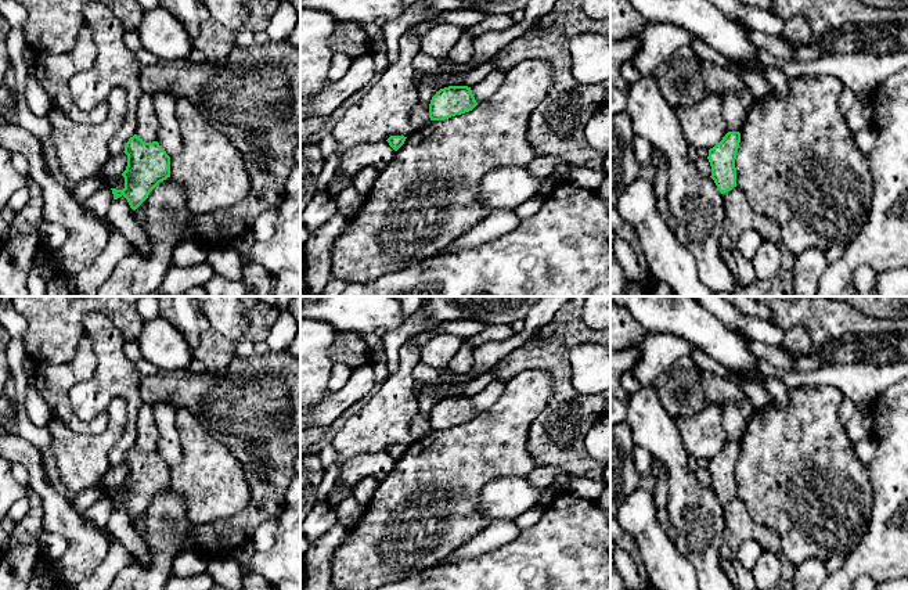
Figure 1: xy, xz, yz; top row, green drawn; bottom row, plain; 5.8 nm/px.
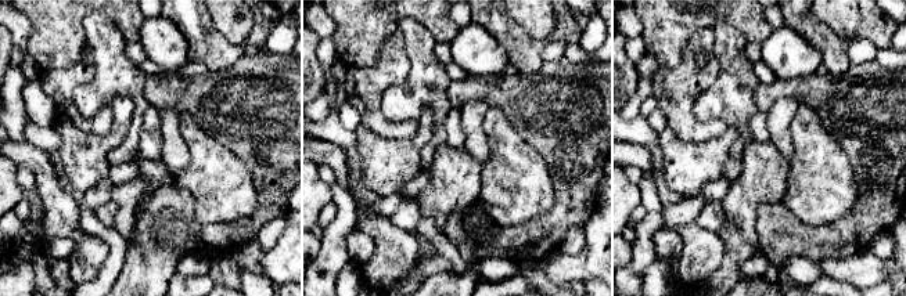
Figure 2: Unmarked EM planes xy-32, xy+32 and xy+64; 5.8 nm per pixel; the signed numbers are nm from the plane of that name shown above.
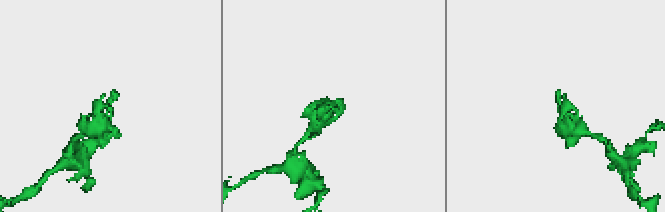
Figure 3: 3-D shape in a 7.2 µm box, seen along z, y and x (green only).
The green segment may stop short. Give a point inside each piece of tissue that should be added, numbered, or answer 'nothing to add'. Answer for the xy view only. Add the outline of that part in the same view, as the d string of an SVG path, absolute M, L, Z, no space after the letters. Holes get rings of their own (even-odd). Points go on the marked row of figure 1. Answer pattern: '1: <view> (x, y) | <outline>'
nothing to add

